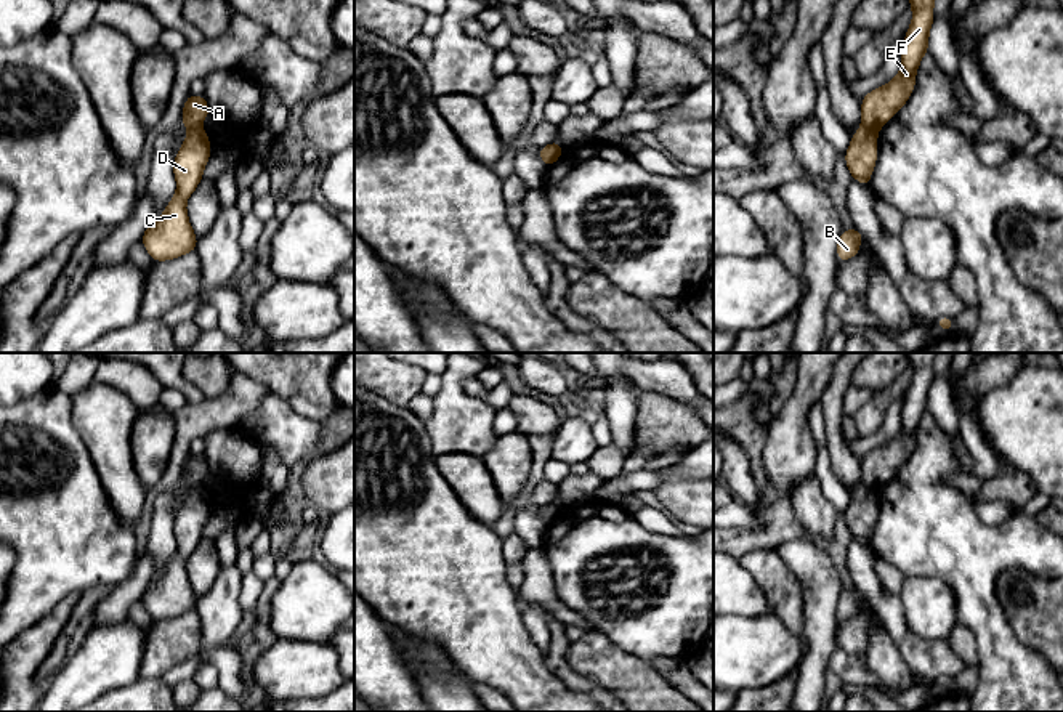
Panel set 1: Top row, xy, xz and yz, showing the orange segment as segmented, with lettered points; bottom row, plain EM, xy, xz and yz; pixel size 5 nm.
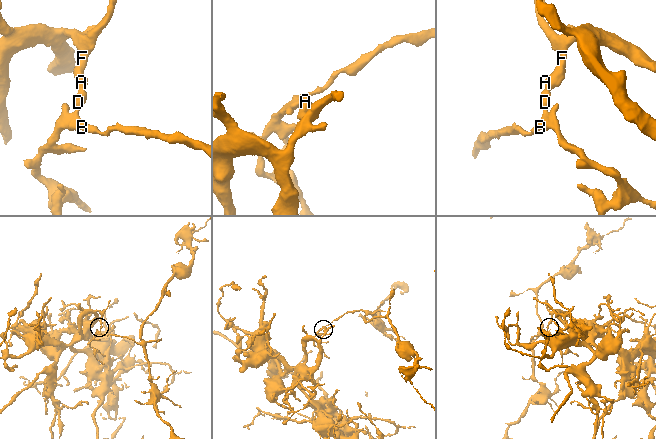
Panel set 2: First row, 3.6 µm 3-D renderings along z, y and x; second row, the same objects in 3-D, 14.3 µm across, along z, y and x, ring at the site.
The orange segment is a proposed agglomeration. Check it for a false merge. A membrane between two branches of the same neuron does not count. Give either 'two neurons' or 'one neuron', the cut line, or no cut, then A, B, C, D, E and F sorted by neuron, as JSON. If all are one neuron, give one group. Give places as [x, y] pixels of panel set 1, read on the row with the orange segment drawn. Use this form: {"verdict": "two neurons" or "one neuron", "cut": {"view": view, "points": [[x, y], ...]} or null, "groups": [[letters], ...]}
{"verdict": "two neurons", "cut": {"view": "yz", "points": [[861, 125], [876, 135]]}, "groups": [["A", "E", "F"], ["B", "C", "D"]]}

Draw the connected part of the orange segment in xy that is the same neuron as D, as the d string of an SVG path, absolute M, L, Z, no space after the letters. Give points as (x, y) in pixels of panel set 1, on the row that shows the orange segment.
M202 128L191 131L183 141L173 162L176 194L164 213L141 236L141 242L154 261L178 258L197 249L197 236L189 225L186 200L199 186L212 148Z

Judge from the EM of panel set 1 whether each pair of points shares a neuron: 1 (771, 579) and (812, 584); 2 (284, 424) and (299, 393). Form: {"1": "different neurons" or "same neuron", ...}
{"1": "different neurons", "2": "different neurons"}

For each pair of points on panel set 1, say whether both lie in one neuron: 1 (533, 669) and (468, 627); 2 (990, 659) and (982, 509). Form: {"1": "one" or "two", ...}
{"1": "one", "2": "two"}

